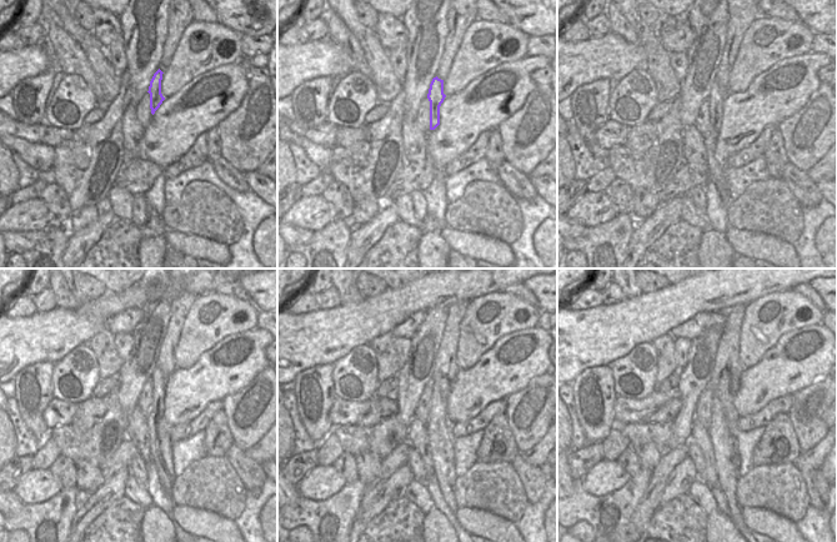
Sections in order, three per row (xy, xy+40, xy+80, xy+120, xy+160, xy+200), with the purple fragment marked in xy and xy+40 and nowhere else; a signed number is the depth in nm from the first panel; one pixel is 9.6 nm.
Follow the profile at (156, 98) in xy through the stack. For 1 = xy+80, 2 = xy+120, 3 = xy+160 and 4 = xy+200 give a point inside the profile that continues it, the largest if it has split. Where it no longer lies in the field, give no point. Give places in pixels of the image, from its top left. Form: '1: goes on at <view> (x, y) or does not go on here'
1: goes on at xy+80 (717, 167)
2: goes on at xy+120 (159, 432)
3: goes on at xy+160 (439, 427)
4: goes on at xy+200 (723, 442)

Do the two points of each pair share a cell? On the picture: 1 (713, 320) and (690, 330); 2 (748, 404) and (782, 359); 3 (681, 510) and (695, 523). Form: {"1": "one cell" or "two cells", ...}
{"1": "one cell", "2": "one cell", "3": "one cell"}

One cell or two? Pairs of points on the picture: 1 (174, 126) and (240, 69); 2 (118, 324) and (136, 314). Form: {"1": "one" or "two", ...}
{"1": "one", "2": "one"}

